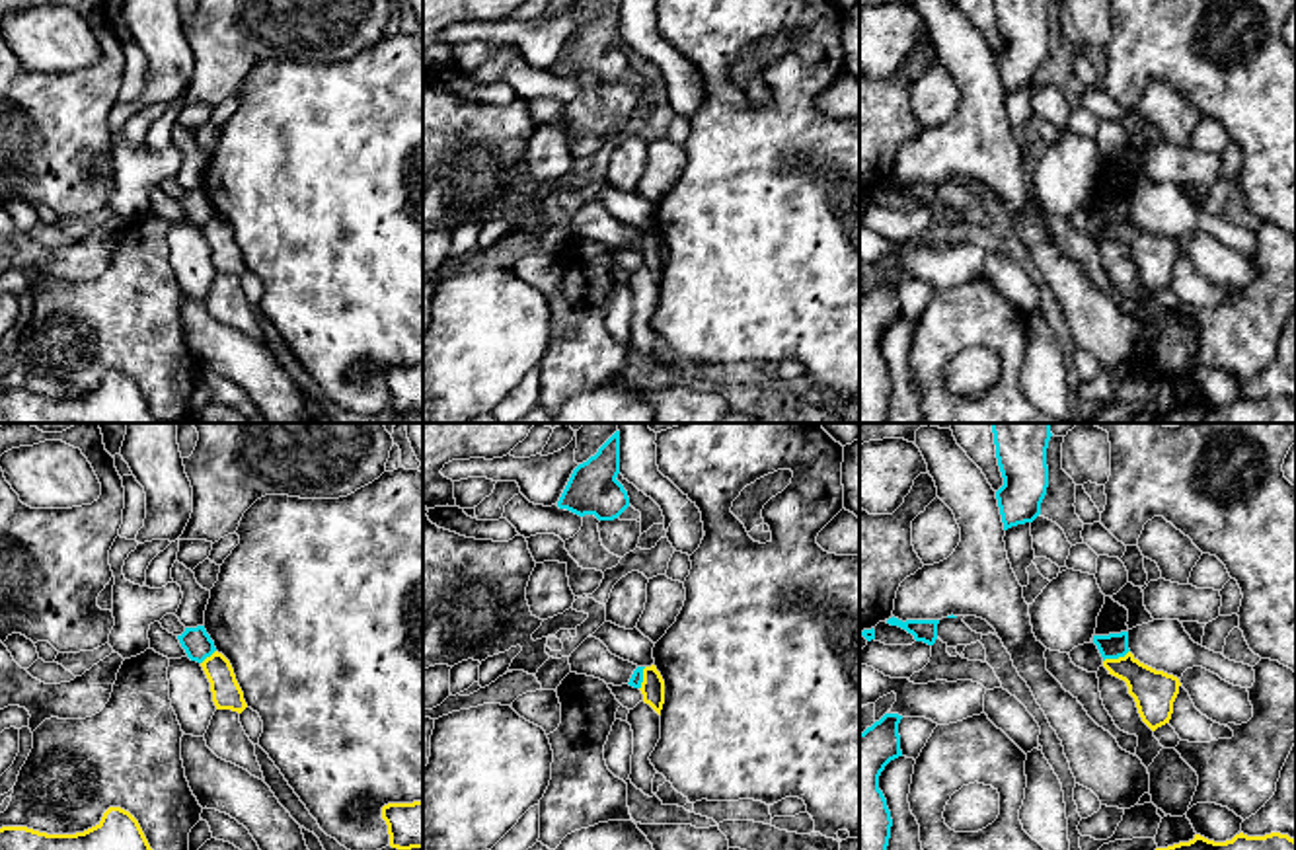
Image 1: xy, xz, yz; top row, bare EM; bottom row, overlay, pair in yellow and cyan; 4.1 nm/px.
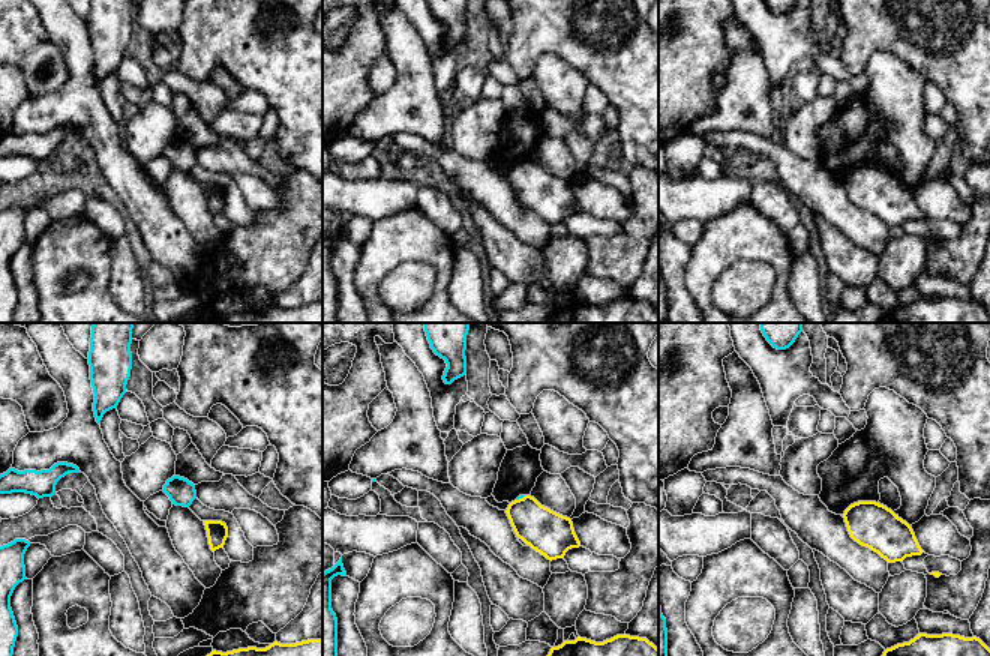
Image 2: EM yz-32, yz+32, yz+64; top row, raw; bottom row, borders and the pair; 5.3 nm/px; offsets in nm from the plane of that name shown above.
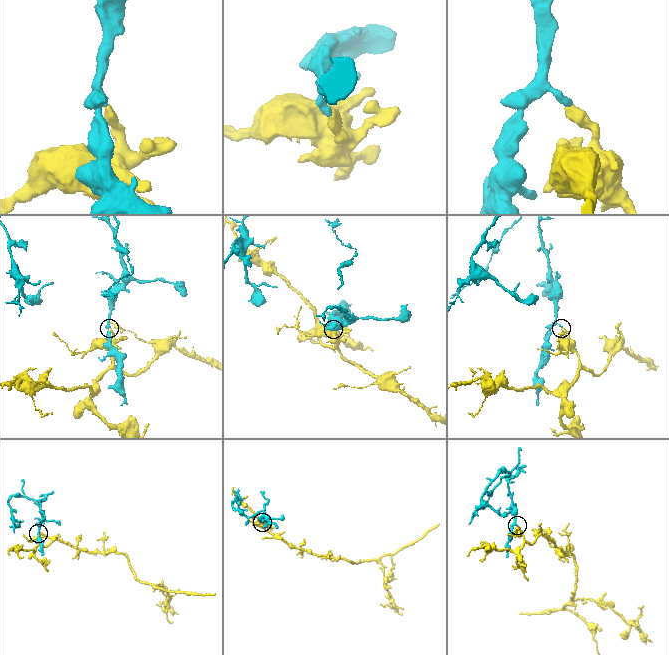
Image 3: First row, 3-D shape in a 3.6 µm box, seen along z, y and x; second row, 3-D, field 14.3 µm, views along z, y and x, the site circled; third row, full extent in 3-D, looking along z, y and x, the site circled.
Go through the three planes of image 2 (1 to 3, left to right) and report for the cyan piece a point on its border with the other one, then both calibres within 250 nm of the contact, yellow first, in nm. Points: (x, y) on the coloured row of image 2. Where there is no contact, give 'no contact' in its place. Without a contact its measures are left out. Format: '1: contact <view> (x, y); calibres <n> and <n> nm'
1: no contact
2: contact yz+32 (521, 499); calibres 240 and 20 nm
3: no contact

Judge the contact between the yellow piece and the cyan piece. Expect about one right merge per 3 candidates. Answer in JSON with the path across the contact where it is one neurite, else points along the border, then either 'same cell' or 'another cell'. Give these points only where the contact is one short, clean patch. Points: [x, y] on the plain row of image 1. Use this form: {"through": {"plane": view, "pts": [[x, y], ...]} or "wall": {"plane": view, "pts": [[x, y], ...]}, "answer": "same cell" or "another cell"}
{"wall": {"plane": "yz", "pts": [[1129, 213], [1104, 225]]}, "answer": "another cell"}

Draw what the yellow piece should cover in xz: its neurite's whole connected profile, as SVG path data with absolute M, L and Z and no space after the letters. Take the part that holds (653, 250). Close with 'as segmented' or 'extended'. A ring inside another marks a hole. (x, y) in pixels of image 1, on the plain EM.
M655 228L643 232L643 246L639 253L643 257L643 265L661 279L665 267L665 244Z; as segmented

